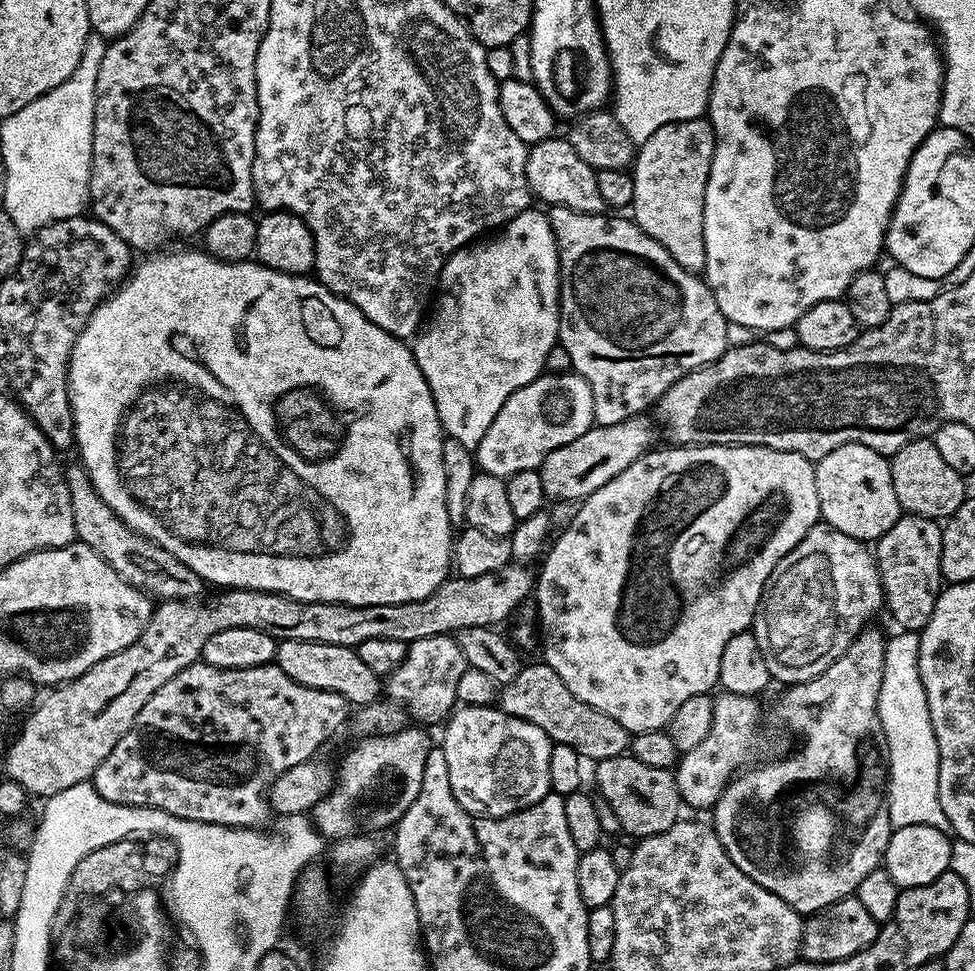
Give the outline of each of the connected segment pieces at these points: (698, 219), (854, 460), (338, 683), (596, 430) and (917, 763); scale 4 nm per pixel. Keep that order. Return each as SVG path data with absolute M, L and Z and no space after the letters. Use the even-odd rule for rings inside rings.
M707 118L687 120L686 122L670 122L666 126L658 126L646 142L639 145L630 171L634 178L634 198L630 209L631 219L658 246L663 246L687 272L703 273L706 266L706 242L702 234L704 221L704 203L706 202L706 182L710 178L710 162L714 158L714 130Z
M847 444L815 461L818 502L823 523L861 542L876 542L902 515L894 494L889 457L870 446Z
M282 640L277 643L274 663L280 667L282 674L290 674L294 682L314 690L330 690L334 694L342 694L342 698L346 698L352 706L372 704L382 696L381 677L363 664L355 648L334 646L326 642Z
M647 415L631 416L626 422L618 422L614 426L593 426L582 438L574 438L566 446L558 446L558 450L550 450L539 466L542 478L542 490L549 501L573 500L579 502L594 494L610 478L618 478L626 466L630 466L645 452L653 447L657 429Z
M897 631L884 645L882 686L878 690L878 718L888 747L888 813L893 829L902 826L934 826L952 832L950 818L942 814L938 798L938 742L926 706L926 690L918 674L919 631Z

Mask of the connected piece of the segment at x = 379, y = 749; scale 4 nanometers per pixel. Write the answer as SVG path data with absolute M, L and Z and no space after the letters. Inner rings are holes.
M406 726L400 732L391 732L385 736L366 736L357 739L357 744L345 754L344 761L340 764L340 772L338 768L338 771L335 773L331 792L310 809L311 823L315 825L321 836L327 838L329 841L335 842L342 838L346 838L347 836L380 834L380 831L382 831L383 828L391 829L400 821L402 814L406 814L406 810L410 810L410 802L414 802L414 798L418 798L418 790L422 790L422 774L426 770L426 754L430 754L430 750L434 746L434 740L431 740L423 730L425 731L425 729L420 726Z

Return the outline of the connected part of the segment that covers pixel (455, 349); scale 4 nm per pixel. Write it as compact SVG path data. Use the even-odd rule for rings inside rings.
M530 206L495 234L489 235L487 238L477 239L475 242L459 248L442 266L434 308L435 304L436 310L432 318L429 317L428 326L426 324L413 341L412 349L415 354L415 361L418 362L419 369L422 370L423 377L426 378L427 385L430 386L441 428L451 439L462 442L464 446L474 450L480 444L482 436L486 434L486 430L490 428L494 418L498 418L498 410L502 406L506 406L506 398L522 386L536 380L545 371L544 364L552 352L552 347L555 349L558 344L560 334L560 259L558 258L556 239L548 221L547 211L536 206Z

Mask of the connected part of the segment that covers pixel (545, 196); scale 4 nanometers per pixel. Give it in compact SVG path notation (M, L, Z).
M552 135L548 140L543 140L537 144L531 145L526 158L526 182L531 190L533 197L541 205L557 208L566 206L570 210L578 210L582 214L601 214L605 211L606 205L602 200L602 193L598 191L598 178L595 168L586 166L582 158L578 158L578 153L574 151L574 146L570 146L567 138L561 138L559 135Z

